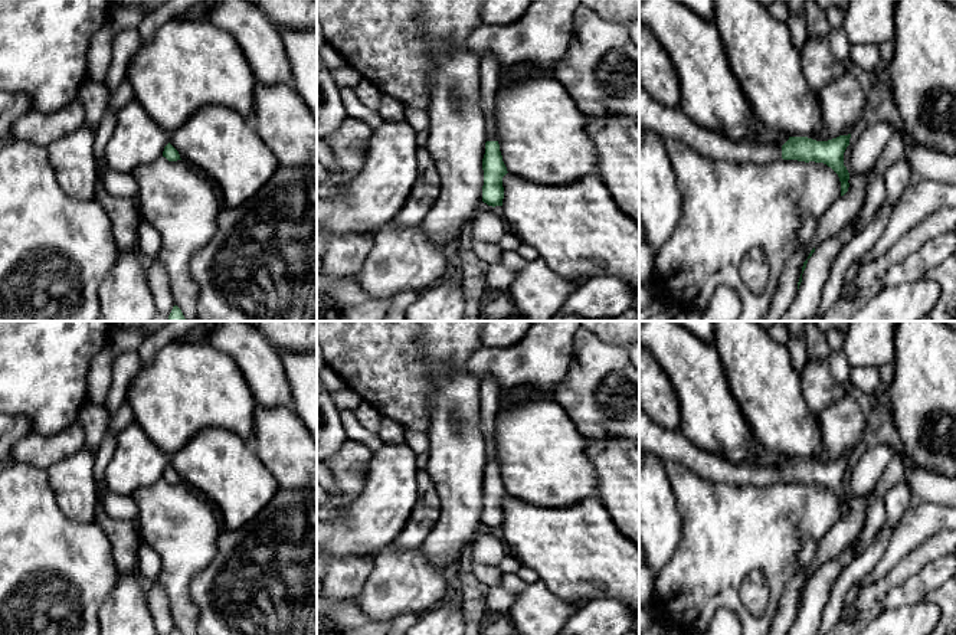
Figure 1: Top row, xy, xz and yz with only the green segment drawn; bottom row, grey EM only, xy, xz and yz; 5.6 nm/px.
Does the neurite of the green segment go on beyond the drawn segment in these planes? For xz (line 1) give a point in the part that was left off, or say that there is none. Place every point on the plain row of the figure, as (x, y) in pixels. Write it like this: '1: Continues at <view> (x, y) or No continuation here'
1: Continues at xz (490, 401)

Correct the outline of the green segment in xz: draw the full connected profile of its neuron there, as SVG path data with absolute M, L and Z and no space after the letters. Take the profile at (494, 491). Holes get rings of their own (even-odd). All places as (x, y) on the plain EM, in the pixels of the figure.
M494 377L482 379L479 386L479 418L487 446L487 465L482 481L482 524L492 530L502 528L502 500L508 495L500 474L495 446L495 416L500 405L501 397L498 382Z

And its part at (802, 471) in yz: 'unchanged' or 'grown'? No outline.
grown

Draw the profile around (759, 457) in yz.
M754 443L750 448L749 465L753 465L756 468L775 469L783 468L789 462L789 459L790 458L770 452L765 449L762 445Z

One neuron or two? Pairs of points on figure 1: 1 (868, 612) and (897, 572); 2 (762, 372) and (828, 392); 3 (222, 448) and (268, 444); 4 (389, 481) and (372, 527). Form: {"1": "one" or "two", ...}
{"1": "one", "2": "two", "3": "two", "4": "one"}

